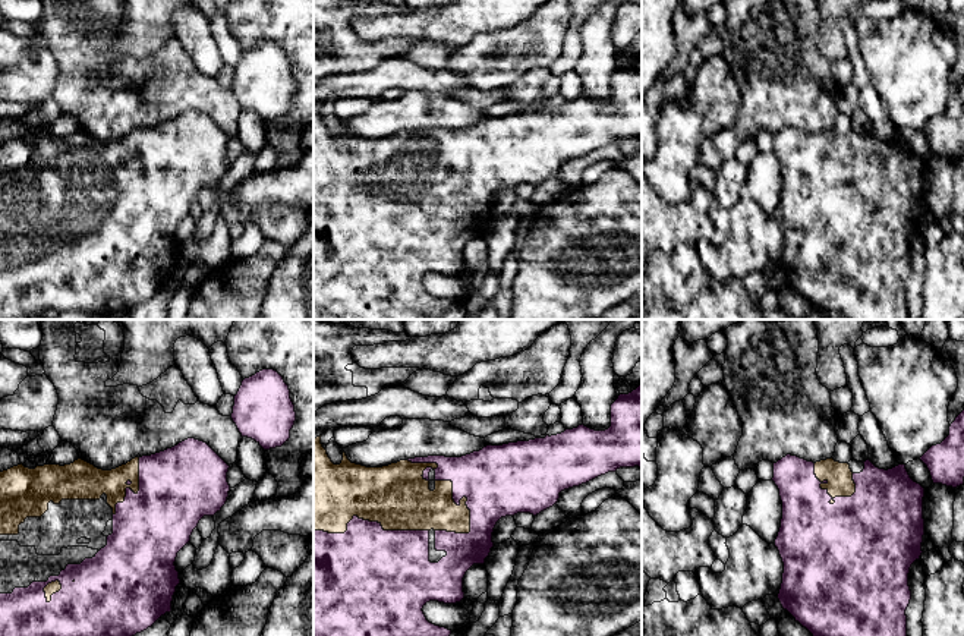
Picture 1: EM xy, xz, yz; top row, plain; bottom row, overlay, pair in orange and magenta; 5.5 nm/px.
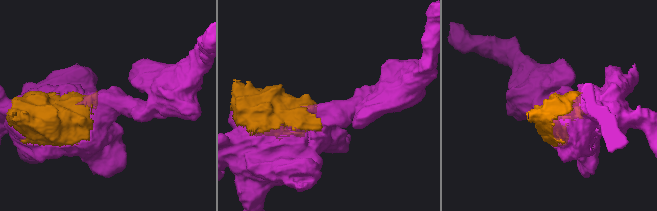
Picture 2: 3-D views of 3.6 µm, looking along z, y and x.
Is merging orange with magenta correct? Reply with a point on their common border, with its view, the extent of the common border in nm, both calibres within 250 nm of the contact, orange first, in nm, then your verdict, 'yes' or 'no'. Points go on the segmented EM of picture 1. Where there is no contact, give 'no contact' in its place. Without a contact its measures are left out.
xz (369, 520) | 650 nm | 340/440 nm | yes

